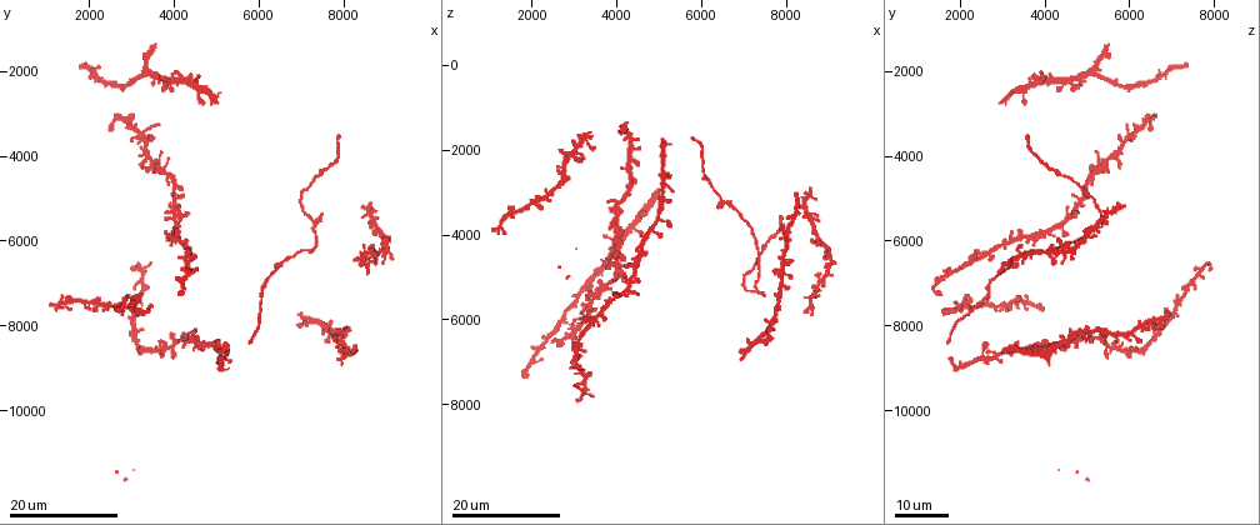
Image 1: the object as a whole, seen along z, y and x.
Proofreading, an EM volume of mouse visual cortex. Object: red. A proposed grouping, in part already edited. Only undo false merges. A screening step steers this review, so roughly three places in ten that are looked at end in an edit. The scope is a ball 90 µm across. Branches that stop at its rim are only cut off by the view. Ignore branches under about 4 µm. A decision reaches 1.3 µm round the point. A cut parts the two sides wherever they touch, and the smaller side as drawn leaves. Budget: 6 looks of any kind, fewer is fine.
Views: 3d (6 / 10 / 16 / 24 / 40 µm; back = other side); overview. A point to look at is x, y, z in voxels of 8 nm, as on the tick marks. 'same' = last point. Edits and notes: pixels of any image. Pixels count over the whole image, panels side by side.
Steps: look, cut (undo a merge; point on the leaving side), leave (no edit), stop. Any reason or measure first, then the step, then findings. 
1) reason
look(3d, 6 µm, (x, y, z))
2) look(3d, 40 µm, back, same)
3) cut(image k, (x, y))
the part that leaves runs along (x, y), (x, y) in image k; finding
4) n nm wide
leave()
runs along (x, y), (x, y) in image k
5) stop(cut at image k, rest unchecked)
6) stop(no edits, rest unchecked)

thick turns thin
look(3d, 16 µm, (6450, 6600, 3150))

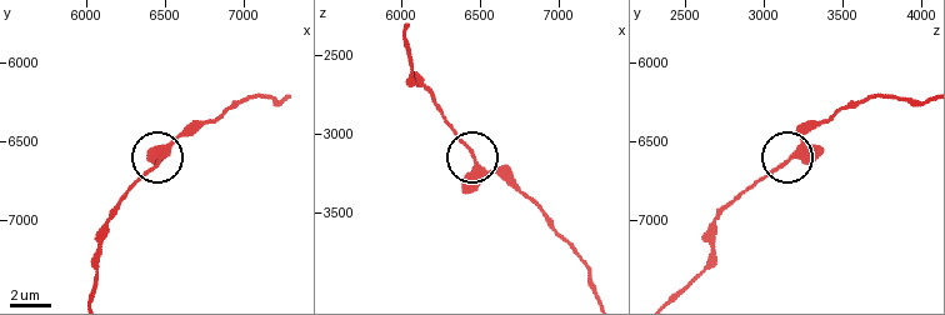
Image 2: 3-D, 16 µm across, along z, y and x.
look(3d, 10 µm, (6480, 6580, 3200))

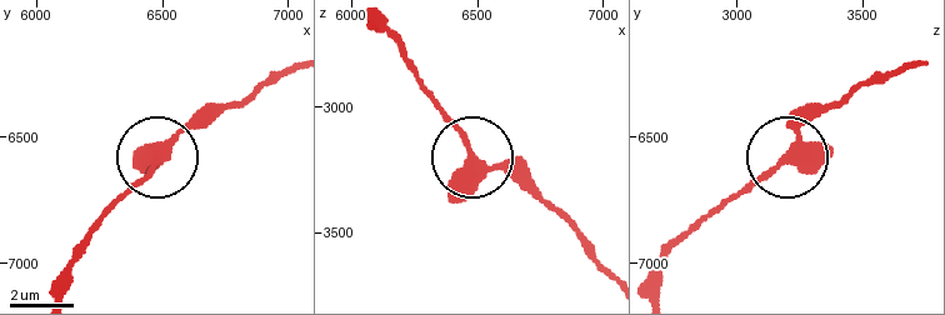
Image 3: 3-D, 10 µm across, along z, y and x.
310 nm wide
leave()
continuous, no second neuron

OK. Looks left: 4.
three-way junction
look(3d, 24 µm, (7350, 5550, 5300))

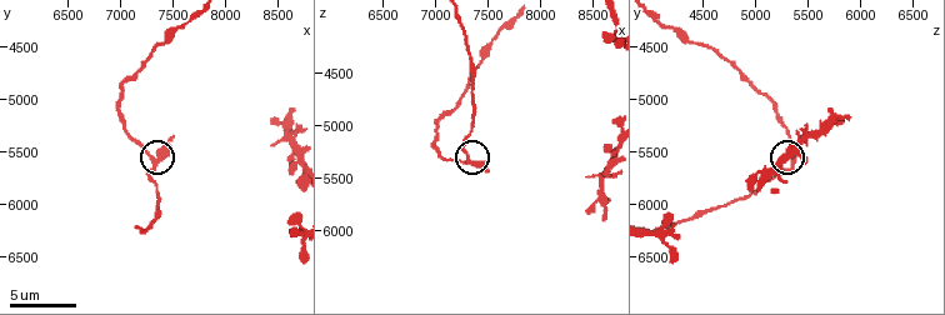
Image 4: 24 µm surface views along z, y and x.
look(3d, 6 µm, same)

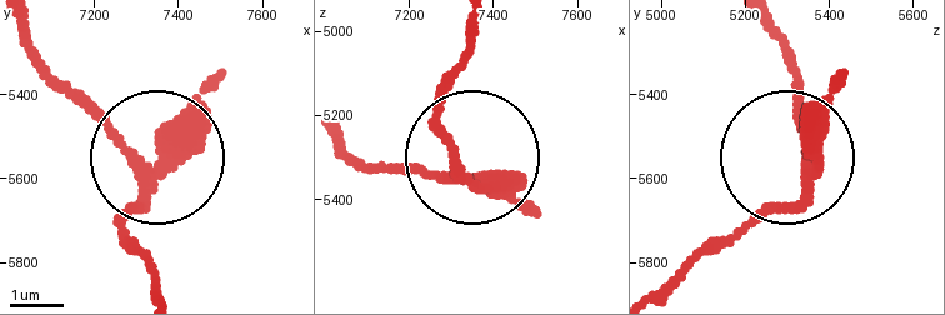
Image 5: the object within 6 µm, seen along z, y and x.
look(3d, 6 µm, back, same)

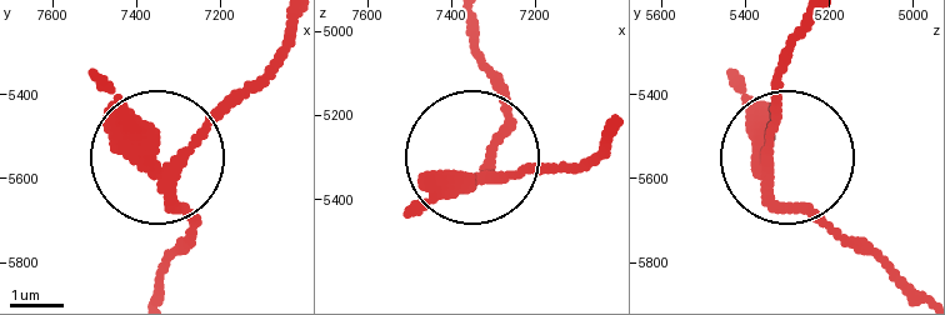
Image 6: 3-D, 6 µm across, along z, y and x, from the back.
cut(image 6, (205, 116))
the part that leaves runs along (163, 176), (288, 33) in image 6; two neurons meet here

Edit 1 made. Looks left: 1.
stop(cut at image 6, rest unchecked)

